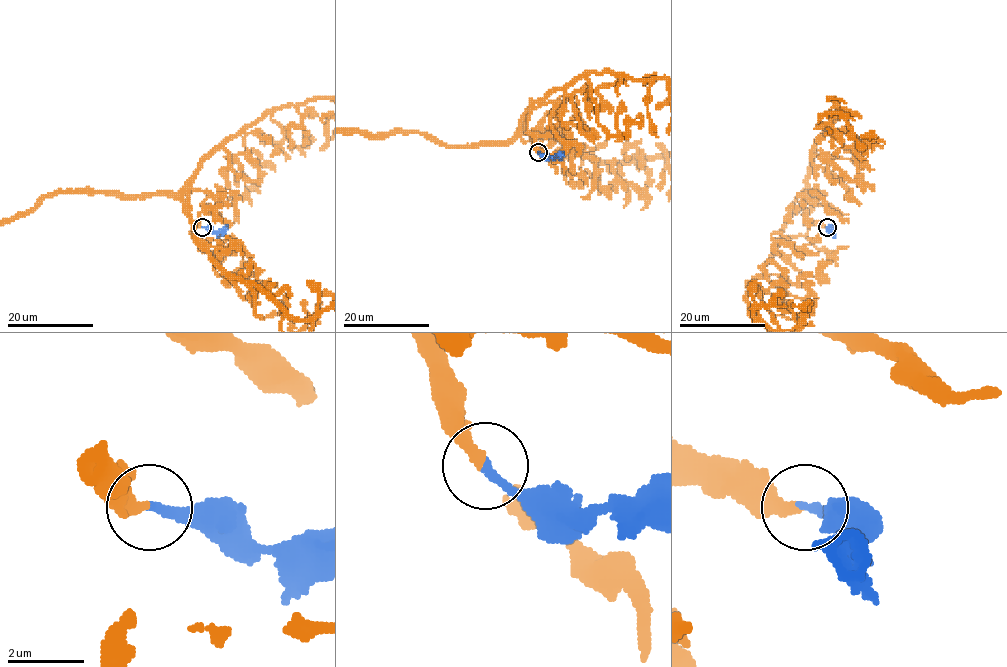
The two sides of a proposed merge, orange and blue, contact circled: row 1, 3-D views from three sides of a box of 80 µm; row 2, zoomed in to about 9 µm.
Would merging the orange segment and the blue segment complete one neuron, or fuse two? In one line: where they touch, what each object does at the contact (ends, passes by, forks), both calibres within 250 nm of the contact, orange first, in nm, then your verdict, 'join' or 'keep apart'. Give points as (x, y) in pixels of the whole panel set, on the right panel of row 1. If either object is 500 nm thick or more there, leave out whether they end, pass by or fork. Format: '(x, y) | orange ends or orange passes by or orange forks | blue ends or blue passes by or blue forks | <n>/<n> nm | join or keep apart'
(827, 227) | orange ends | blue ends | 260/240 nm | join

